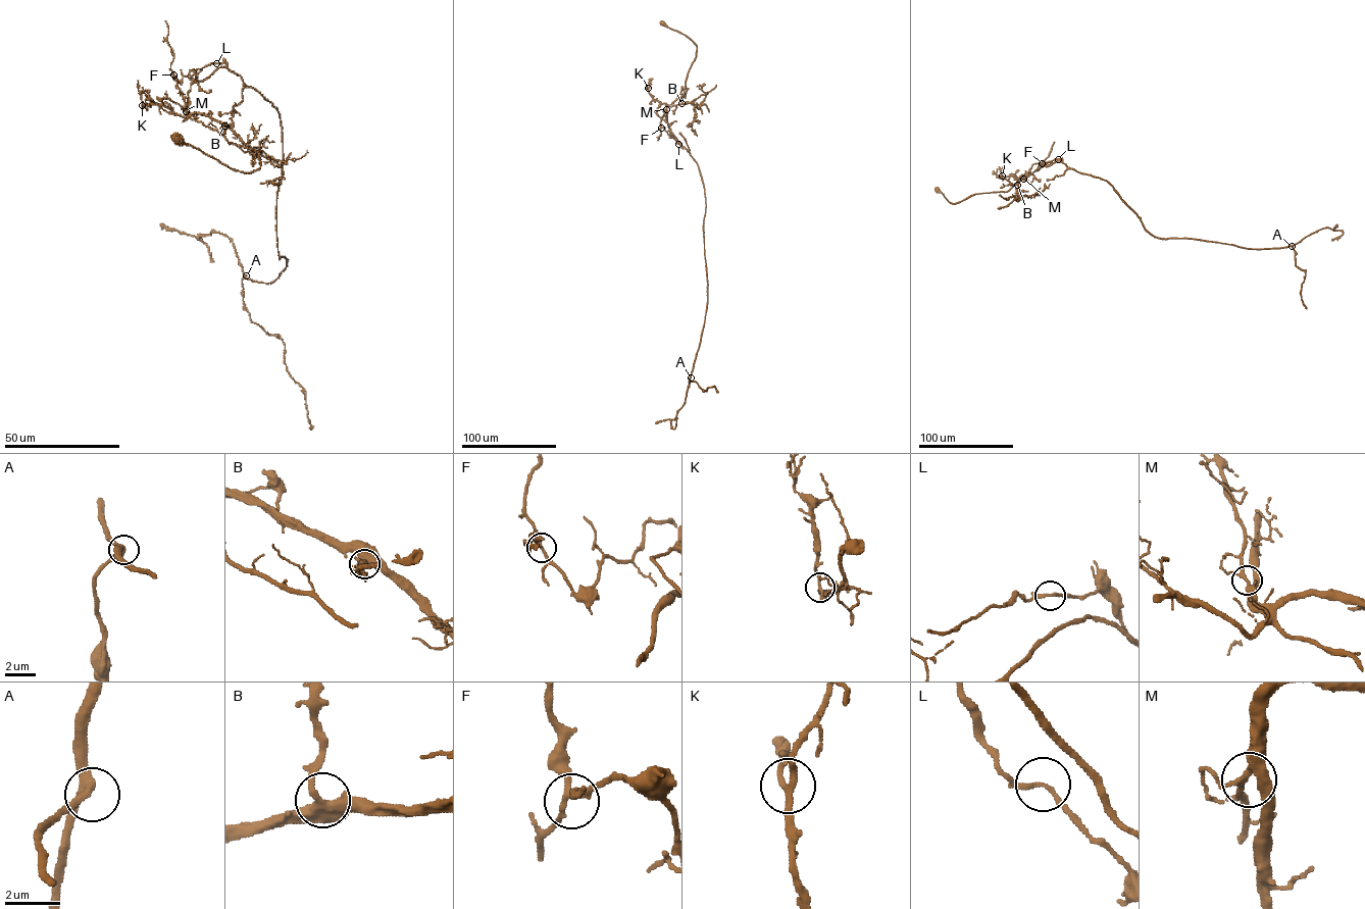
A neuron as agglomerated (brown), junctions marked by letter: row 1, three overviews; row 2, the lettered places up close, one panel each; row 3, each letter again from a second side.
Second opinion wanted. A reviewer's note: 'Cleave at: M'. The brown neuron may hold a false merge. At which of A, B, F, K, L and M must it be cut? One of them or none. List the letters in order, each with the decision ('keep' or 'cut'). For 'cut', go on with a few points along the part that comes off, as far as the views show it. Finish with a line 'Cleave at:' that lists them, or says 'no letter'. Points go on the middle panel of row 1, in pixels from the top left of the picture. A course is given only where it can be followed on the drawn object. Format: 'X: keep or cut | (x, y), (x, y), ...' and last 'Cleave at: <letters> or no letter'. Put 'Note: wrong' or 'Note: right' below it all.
A: keep
B: keep
F: keep
K: keep
L: keep
M: keep
Cleave at: no letter
Note: wrong

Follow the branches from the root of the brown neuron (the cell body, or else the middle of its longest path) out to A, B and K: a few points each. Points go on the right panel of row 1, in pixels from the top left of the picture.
A: (938, 190), (953, 203), (975, 194), (1007, 192), (1059, 160), (1107, 181), (1158, 238), (1251, 249), (1292, 246)
B: (938, 190), (950, 202), (956, 203), (975, 194), (1007, 192), (1020, 180), (1017, 185)
K: (938, 190), (950, 202), (956, 203), (975, 194), (1007, 192), (1019, 182), (1013, 175), (1002, 175)

